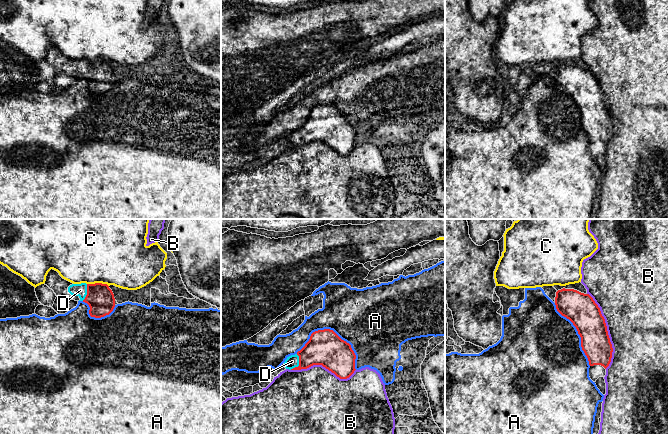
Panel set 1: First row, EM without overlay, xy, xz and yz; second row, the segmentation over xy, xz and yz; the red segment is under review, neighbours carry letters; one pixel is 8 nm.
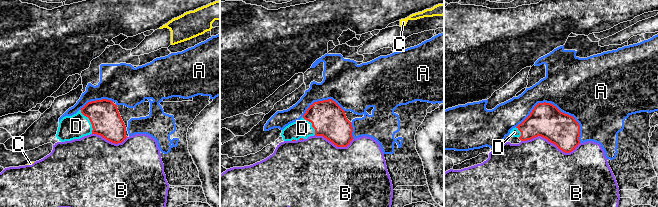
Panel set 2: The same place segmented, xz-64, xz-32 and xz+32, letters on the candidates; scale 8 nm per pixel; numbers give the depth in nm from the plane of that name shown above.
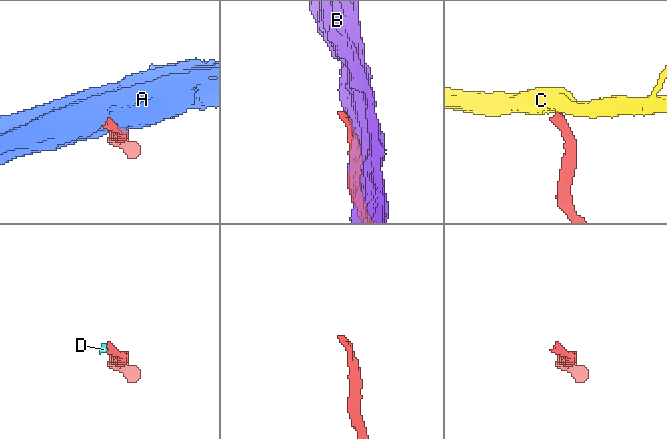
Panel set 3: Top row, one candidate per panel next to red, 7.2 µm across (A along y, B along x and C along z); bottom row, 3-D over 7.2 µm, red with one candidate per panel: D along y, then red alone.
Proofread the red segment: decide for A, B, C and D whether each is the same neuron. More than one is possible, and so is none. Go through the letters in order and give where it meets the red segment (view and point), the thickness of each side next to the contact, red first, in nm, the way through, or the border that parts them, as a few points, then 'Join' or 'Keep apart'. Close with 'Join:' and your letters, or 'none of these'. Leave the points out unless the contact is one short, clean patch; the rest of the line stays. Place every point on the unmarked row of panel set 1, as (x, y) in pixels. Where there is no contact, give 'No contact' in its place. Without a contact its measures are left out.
A: Touches red at xz (332, 106). Thickness 280 nm (red) against 460 nm. Keep apart
B: Touches red at yz (607, 107). Thickness 240 nm (red) against 500 nm. Keep apart
C: Touches red at xy (98, 59). Thickness 220 nm (red) against 480 nm. Boundary: xy (87, 59), (105, 59), (108, 62). Keep apart
D: Touches red at xz (299, 140). Thickness 280 nm (red) against 100 nm. Path across: xz (325, 123), (310, 130), (299, 140), (292, 137). Join
Join: D

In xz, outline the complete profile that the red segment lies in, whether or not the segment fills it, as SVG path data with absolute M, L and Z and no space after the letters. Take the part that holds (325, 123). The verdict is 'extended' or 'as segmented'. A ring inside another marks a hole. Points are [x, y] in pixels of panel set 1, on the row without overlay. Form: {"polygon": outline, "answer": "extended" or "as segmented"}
{"polygon": "M318 106L295 131L287 133L284 143L289 146L307 145L322 141L340 155L349 154L355 145L356 131L351 121L333 106Z", "answer": "extended"}

